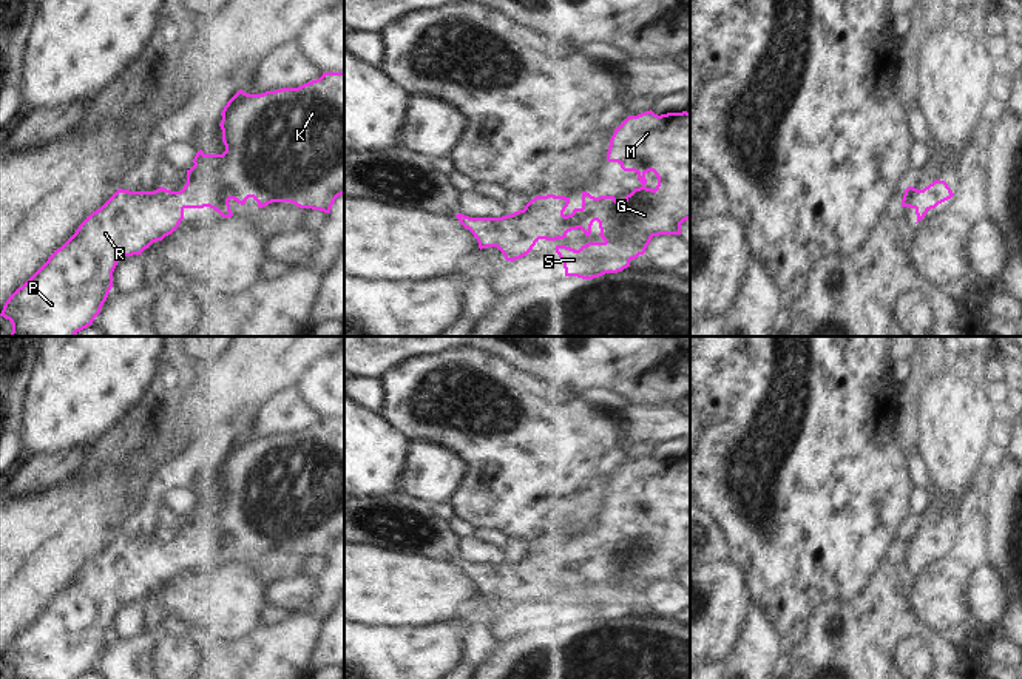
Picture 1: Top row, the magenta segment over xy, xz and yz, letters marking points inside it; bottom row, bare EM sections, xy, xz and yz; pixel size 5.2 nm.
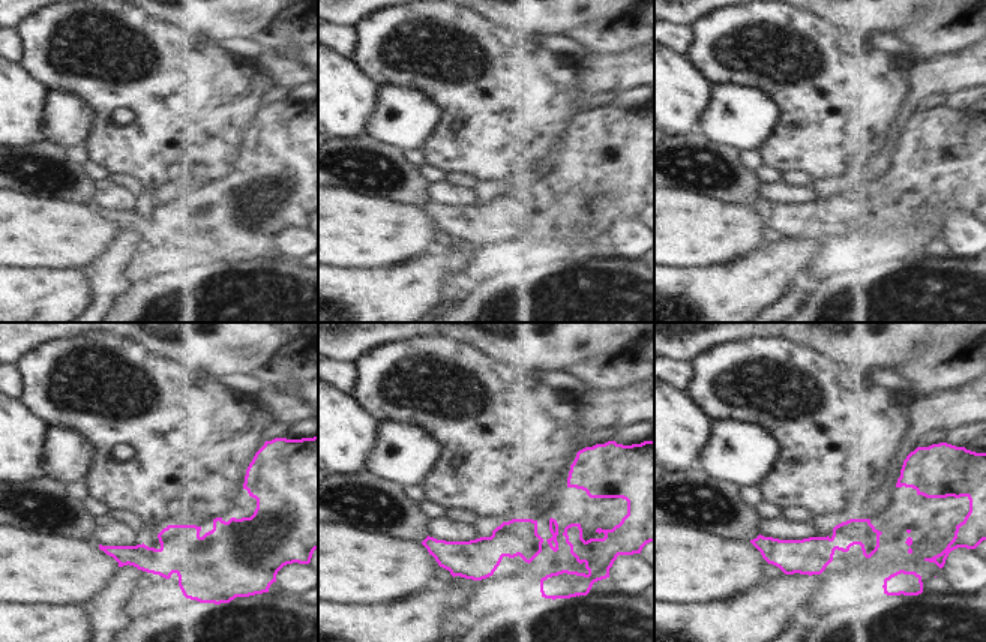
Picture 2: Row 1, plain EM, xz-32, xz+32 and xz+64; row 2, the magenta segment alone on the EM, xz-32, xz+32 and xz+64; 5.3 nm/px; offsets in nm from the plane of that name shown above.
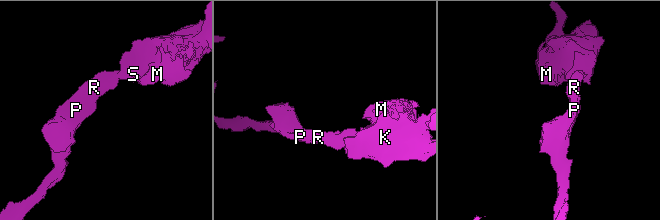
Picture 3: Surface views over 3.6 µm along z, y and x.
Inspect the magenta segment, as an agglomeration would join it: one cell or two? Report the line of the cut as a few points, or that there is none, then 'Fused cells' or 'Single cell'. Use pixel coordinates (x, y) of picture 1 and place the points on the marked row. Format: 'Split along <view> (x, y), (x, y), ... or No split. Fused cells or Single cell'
No split. Single cell.

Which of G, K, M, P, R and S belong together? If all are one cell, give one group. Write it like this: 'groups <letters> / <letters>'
groups G K M P R S

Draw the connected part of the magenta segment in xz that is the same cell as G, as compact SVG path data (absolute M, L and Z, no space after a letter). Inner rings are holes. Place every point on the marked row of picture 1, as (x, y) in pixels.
M651 110L638 116L628 116L613 133L607 153L608 162L618 162L624 171L635 171L639 182L639 188L635 188L625 196L624 202L618 202L614 196L594 198L587 191L582 191L582 207L574 208L571 215L563 215L570 204L570 198L565 196L536 196L523 210L514 211L502 218L469 218L462 213L455 215L460 224L468 228L479 242L479 248L497 247L506 261L516 261L528 255L539 239L556 241L567 238L571 230L580 228L585 236L591 235L591 225L599 222L602 242L588 242L579 250L567 245L556 245L556 253L563 262L565 276L577 276L582 279L599 278L605 273L618 273L630 267L630 261L645 253L647 245L653 236L659 235L681 235L681 224L690 219L690 113L667 113L655 114ZM653 171L658 177L656 188L647 188L645 174Z

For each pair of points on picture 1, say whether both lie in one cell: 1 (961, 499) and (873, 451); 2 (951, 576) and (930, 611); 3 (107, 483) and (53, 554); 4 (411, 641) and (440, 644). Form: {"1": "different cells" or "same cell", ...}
{"1": "different cells", "2": "same cell", "3": "same cell", "4": "same cell"}

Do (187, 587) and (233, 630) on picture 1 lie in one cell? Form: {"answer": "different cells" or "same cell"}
{"answer": "same cell"}

